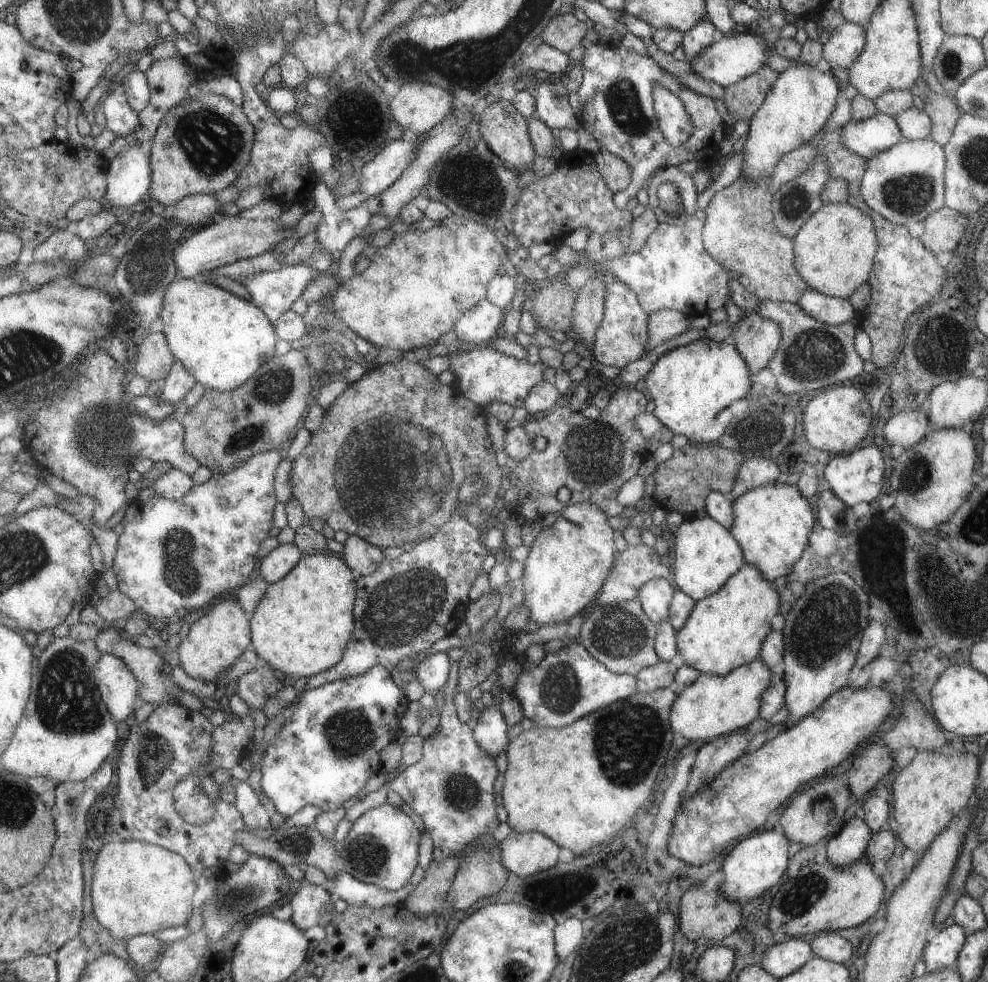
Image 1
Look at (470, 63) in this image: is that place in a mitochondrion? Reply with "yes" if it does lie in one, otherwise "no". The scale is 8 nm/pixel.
yes

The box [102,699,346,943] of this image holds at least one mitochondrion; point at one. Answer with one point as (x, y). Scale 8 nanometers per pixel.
(158, 758)

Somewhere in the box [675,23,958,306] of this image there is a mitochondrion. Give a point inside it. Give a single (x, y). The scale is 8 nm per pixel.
(909, 195)

